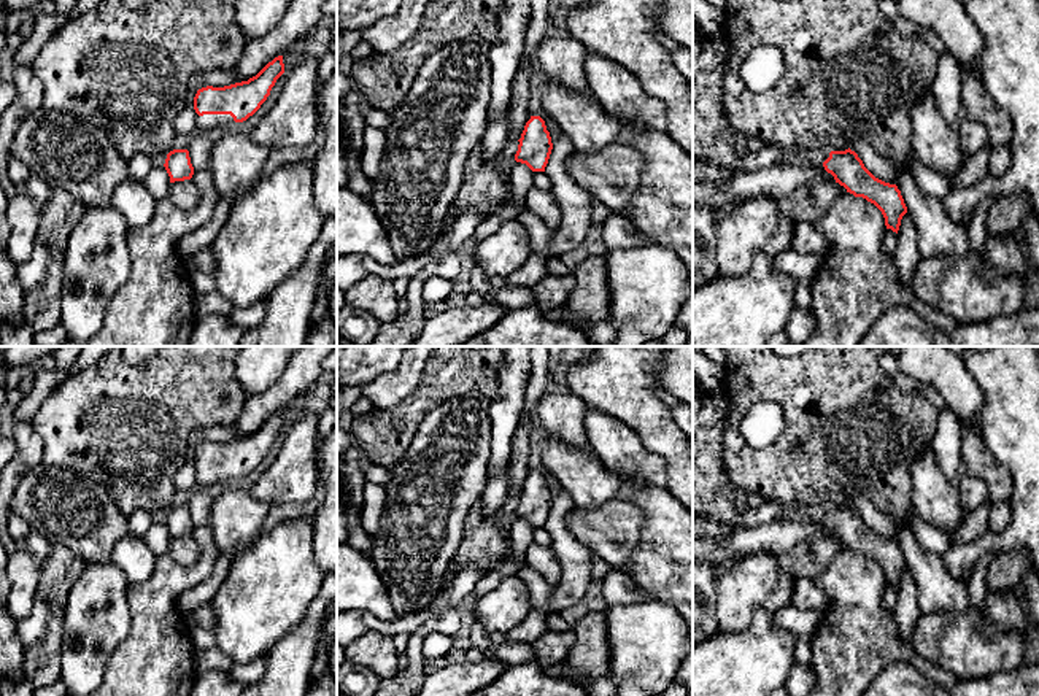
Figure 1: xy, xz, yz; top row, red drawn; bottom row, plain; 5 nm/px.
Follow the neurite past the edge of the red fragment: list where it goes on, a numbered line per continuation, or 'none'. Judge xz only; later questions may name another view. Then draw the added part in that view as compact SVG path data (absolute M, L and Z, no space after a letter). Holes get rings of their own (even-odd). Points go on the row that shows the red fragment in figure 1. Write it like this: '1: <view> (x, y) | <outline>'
none

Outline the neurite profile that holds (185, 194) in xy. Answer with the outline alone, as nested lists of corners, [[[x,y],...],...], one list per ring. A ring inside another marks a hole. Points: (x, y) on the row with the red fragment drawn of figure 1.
[[[192,180],[170,183],[167,199],[180,210],[194,210],[200,200],[200,192]]]

